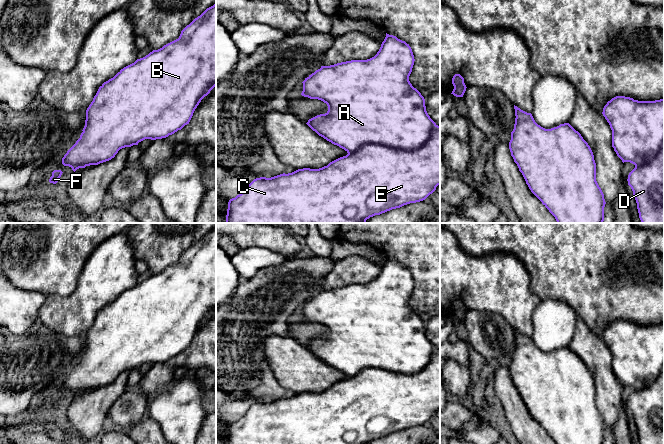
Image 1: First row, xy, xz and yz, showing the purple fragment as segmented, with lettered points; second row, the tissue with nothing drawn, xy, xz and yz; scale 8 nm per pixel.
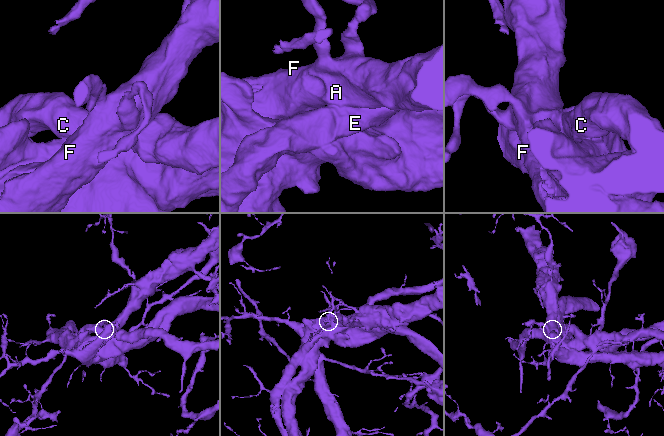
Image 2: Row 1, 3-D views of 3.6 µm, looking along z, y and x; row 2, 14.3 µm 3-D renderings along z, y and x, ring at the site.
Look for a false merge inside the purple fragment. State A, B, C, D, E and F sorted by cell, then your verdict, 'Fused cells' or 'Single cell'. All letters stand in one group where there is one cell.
Groups: A B C D E F. Single cell

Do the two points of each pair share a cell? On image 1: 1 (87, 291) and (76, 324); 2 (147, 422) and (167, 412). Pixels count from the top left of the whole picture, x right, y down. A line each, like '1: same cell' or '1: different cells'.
1: same cell
2: different cells

